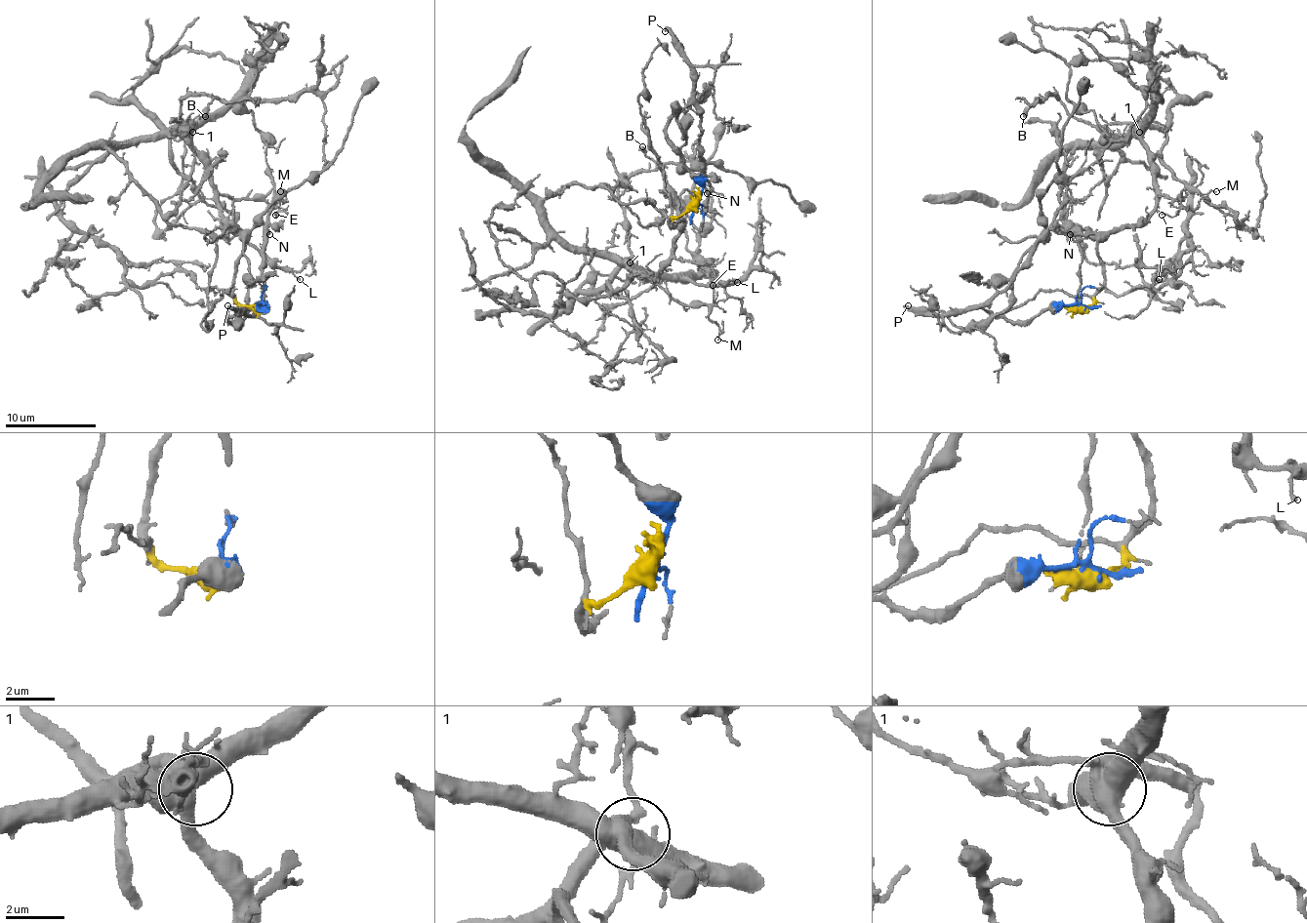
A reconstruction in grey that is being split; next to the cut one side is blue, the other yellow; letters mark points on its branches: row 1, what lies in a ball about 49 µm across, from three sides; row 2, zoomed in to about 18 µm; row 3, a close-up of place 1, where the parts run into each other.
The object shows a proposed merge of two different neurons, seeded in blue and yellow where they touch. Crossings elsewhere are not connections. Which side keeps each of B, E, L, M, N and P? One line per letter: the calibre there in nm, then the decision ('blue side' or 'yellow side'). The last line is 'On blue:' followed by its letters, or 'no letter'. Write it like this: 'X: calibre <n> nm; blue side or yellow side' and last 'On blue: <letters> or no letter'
B: calibre 440 nm; yellow side
E: calibre 120 nm; yellow side
L: calibre 130 nm; yellow side
M: calibre 130 nm; yellow side
N: calibre 130 nm; blue side
P: calibre 360 nm; blue side
On blue: N, P

